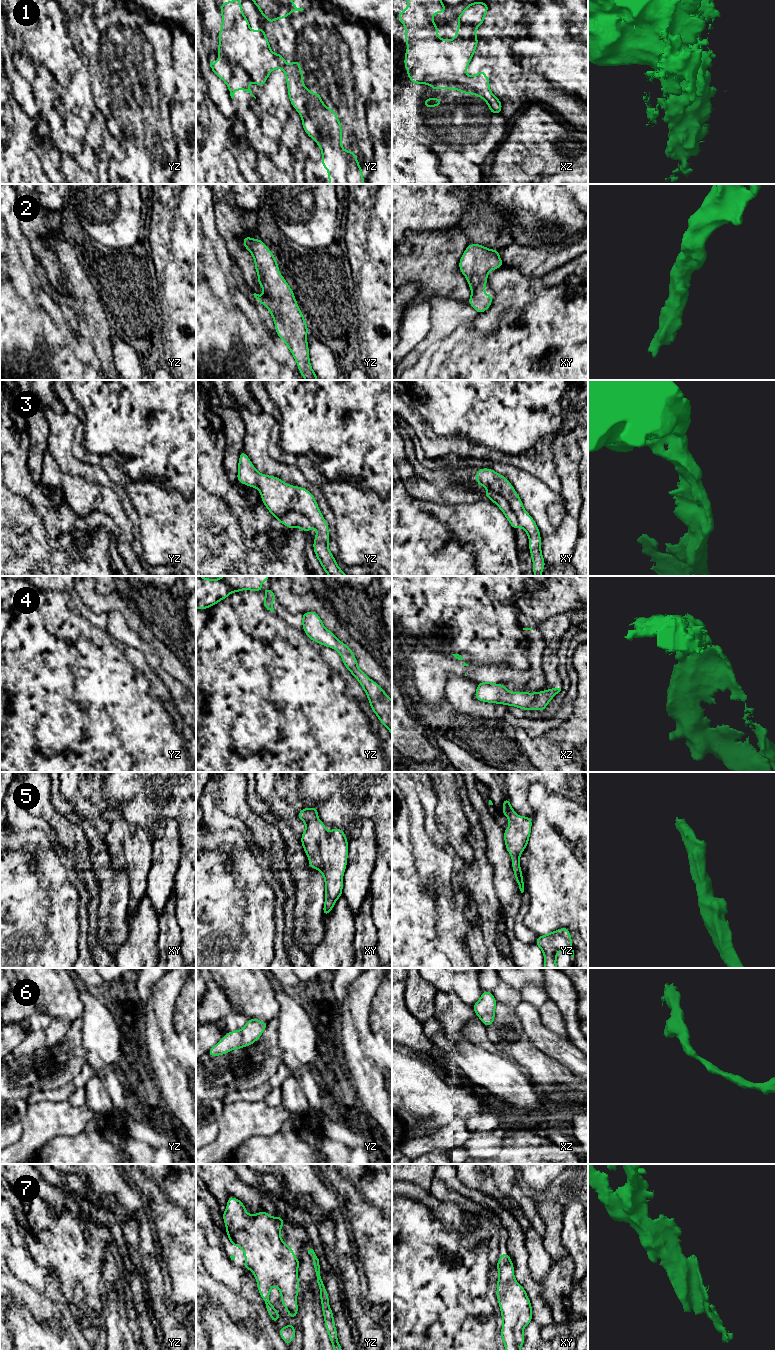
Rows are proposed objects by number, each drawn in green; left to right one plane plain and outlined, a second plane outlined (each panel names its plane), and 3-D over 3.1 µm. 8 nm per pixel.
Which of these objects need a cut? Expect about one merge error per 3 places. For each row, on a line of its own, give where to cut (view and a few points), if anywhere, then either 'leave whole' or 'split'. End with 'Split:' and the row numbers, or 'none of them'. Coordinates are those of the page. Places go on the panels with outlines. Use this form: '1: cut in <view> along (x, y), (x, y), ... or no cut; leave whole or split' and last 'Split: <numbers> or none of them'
1: cut in yz along (302, 77), (299, 91), (307, 114), (317, 129), (316, 140); split
2: no cut; leave whole
3: cut in xy along (490, 489), (498, 493), (507, 502), (520, 525); split
4: cut in xz along (478, 683), (494, 684); split
5: no cut; leave whole
6: no cut; leave whole
7: no cut; leave whole
Split: 1, 3, 4

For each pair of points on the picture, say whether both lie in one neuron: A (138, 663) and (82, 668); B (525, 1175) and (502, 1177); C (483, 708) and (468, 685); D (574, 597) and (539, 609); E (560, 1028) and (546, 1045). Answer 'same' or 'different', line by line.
A: same
B: different
C: same
D: same
E: different

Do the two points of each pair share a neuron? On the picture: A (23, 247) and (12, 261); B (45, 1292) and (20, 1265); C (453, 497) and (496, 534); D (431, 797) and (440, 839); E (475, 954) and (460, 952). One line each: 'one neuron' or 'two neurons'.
A: two neurons
B: one neuron
C: two neurons
D: one neuron
E: two neurons

